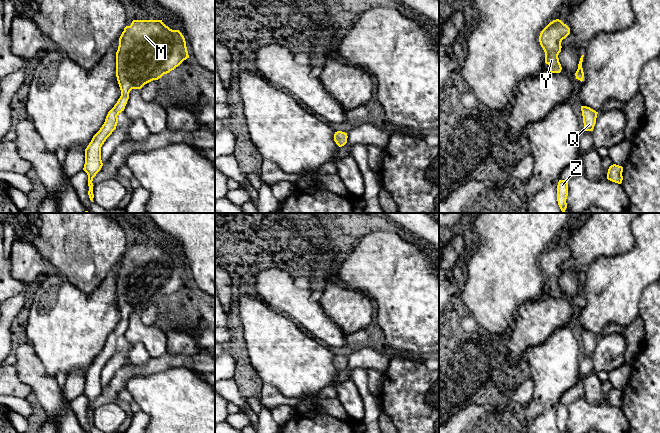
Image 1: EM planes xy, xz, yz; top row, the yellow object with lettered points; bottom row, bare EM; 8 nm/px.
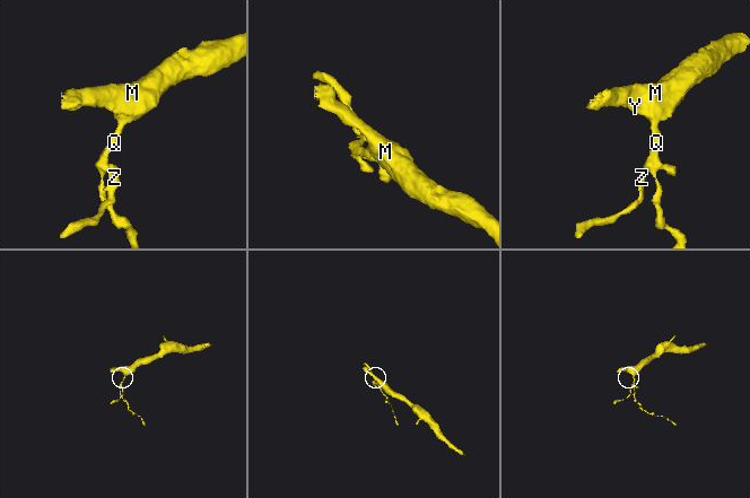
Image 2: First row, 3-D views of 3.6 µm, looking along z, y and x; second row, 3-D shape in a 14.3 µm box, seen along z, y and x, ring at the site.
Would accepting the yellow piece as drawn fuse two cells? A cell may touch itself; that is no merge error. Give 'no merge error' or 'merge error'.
no merge error

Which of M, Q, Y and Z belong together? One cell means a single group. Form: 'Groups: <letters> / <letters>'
Groups: M Q Y Z

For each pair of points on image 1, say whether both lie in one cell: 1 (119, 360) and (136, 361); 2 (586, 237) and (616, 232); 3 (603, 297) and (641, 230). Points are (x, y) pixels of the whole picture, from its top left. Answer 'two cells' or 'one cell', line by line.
1: two cells
2: one cell
3: one cell

